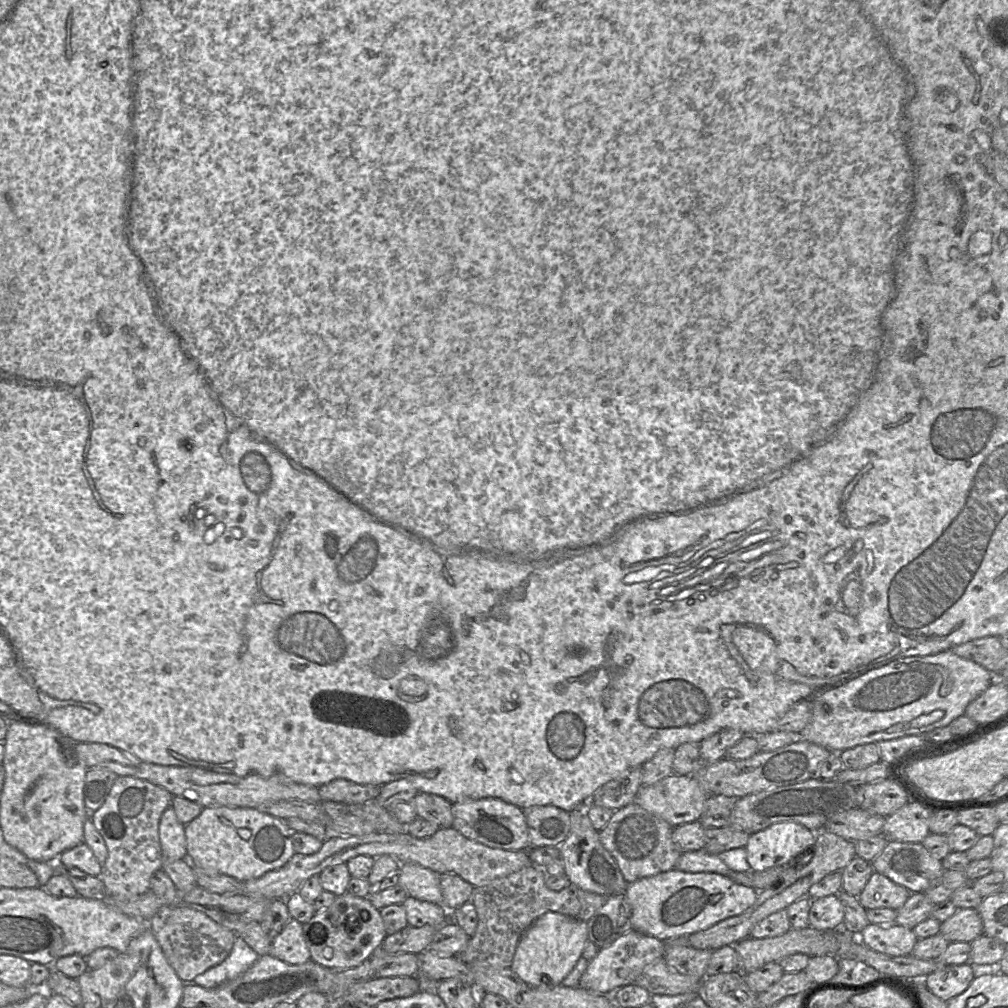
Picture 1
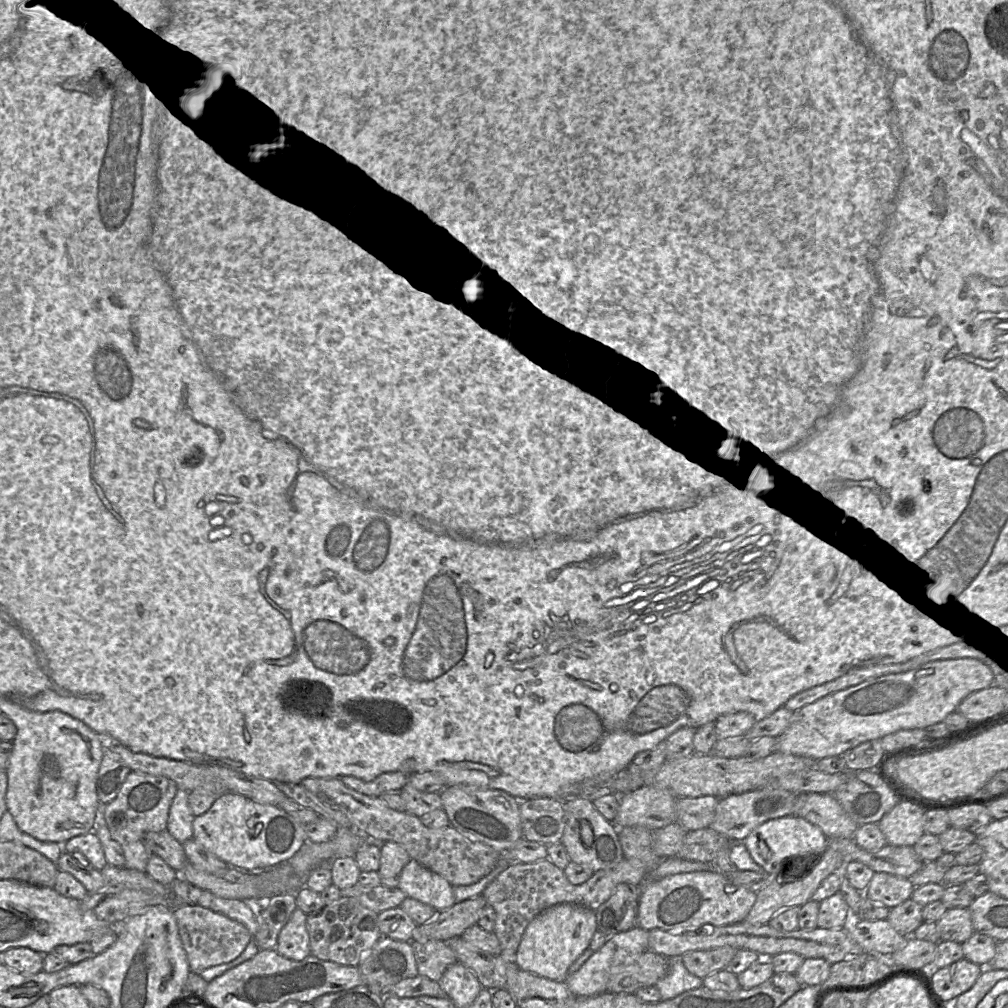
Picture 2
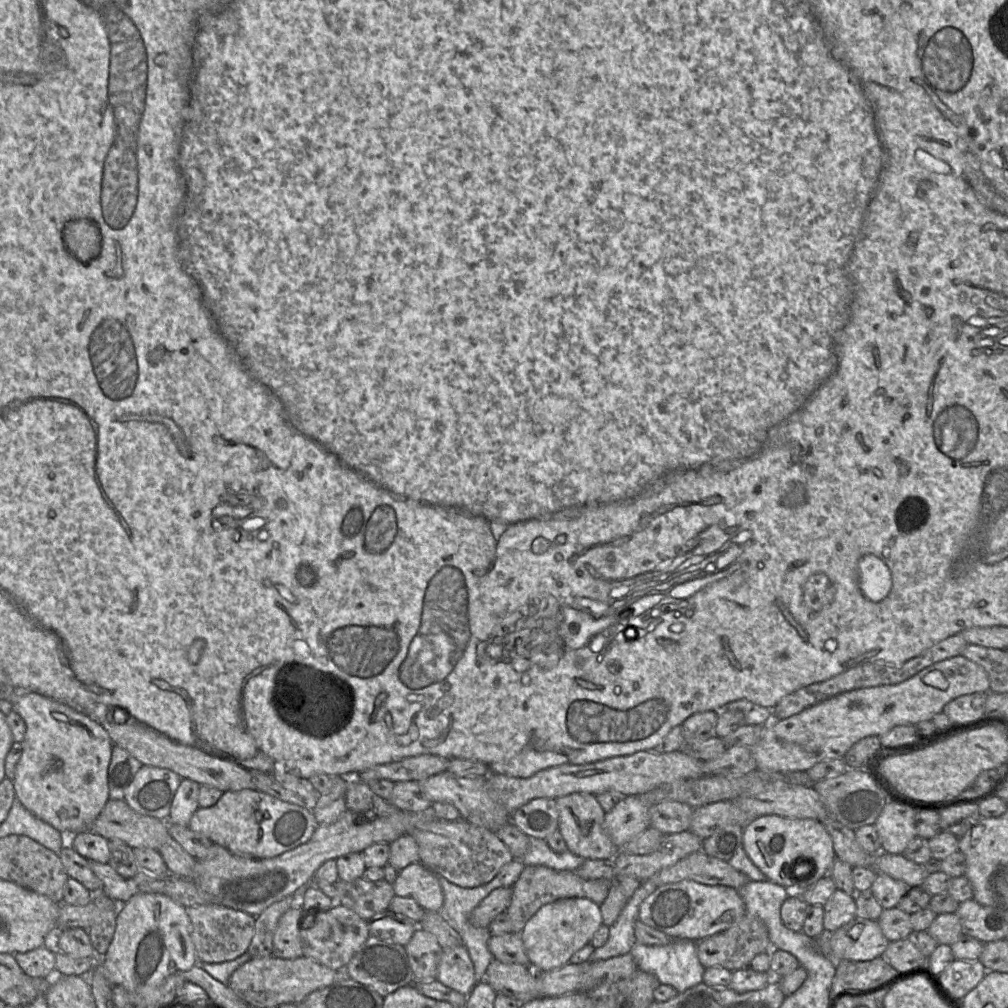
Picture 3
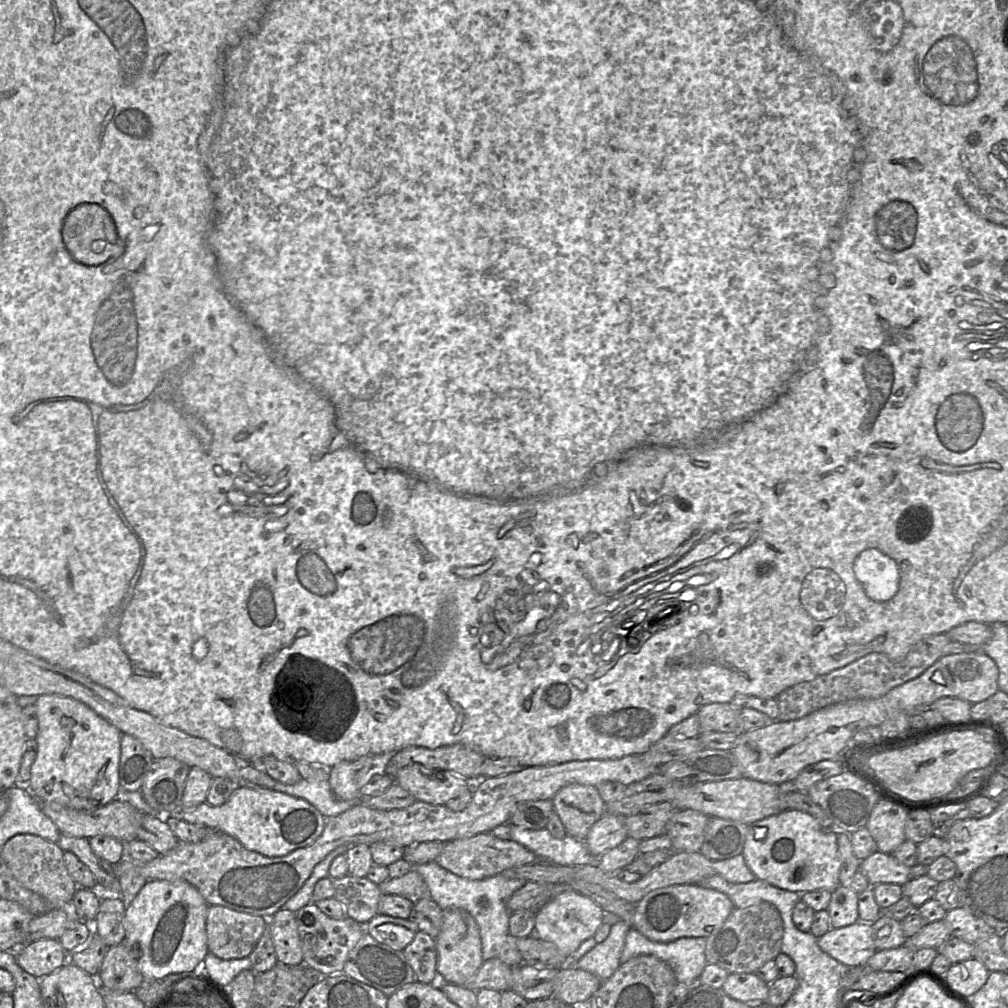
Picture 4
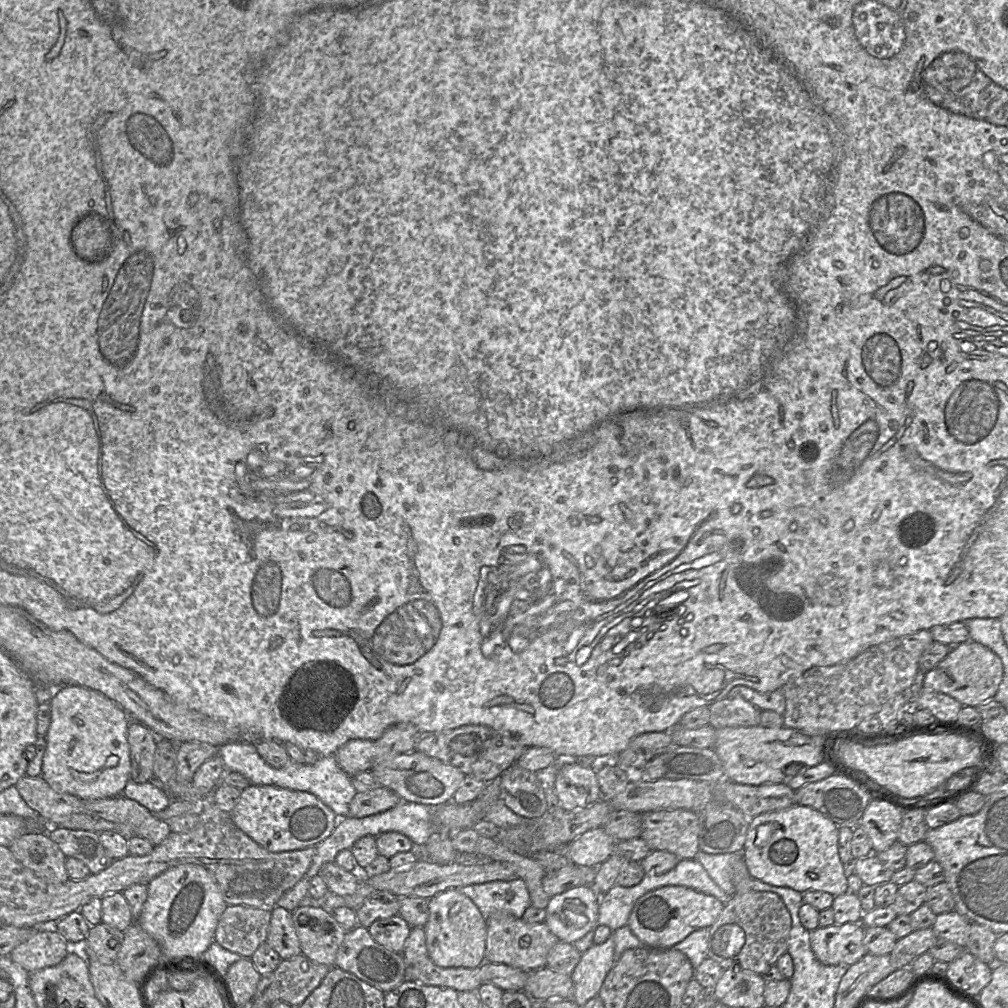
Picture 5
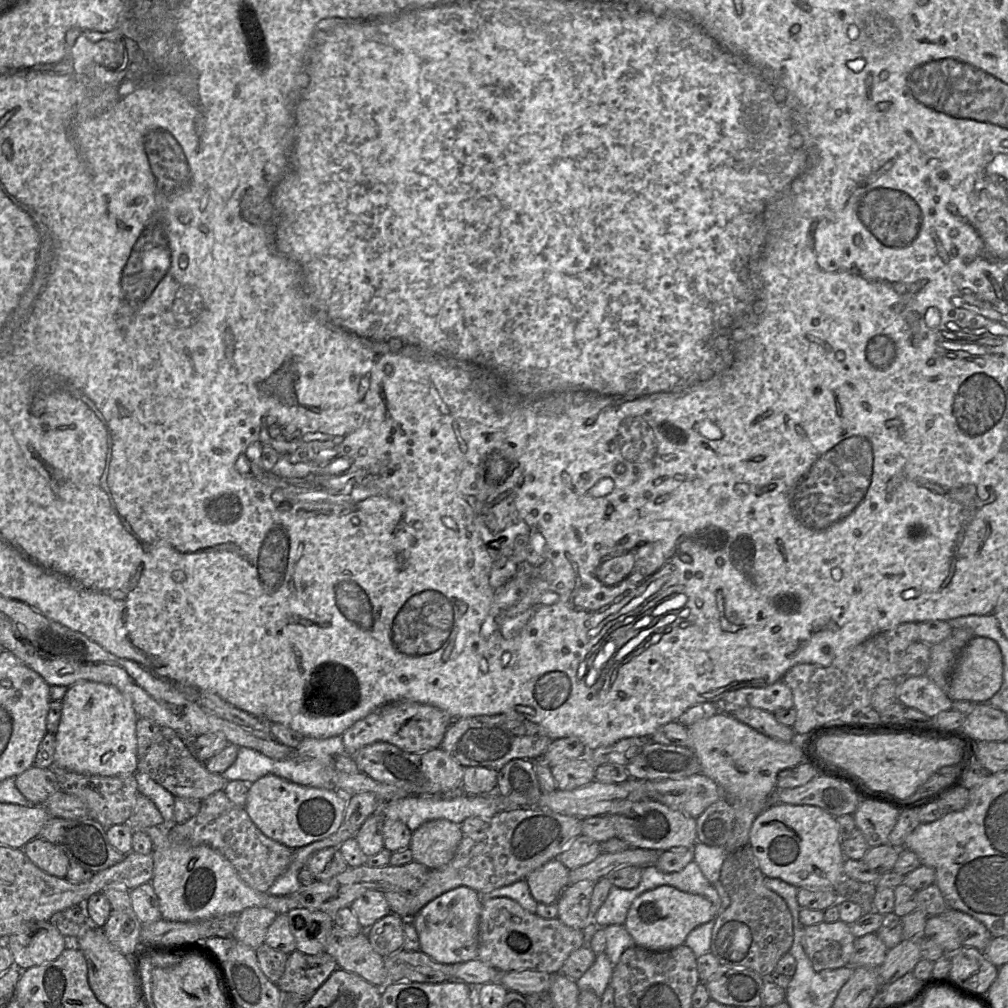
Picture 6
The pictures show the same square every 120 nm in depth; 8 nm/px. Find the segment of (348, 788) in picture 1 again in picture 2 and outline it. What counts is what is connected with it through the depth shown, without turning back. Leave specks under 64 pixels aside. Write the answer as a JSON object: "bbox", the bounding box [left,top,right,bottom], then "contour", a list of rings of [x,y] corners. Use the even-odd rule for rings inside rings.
{"bbox":[340,772,411,797],"contour":[[[387,772],[371,781],[364,781],[353,776],[343,776],[340,779],[349,788],[367,796],[379,797],[385,792],[398,792],[408,782],[411,774],[403,772]]]}

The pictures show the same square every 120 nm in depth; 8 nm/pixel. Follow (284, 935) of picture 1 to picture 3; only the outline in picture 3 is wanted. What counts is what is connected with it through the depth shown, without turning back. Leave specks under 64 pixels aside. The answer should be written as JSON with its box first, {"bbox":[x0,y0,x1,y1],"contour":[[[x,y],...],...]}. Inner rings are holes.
{"bbox":[273,906,304,959],"contour":[[[292,906],[279,919],[273,937],[273,956],[294,959],[304,956],[300,937],[302,909]]]}

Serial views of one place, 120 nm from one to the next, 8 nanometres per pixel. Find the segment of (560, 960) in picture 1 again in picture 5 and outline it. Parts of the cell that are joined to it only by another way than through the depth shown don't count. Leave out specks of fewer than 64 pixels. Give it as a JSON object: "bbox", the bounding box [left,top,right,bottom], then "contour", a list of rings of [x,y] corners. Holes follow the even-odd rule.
{"bbox":[544,885,600,943],"contour":[[[580,885],[550,897],[544,923],[559,941],[574,943],[598,925],[600,894],[592,885]]]}

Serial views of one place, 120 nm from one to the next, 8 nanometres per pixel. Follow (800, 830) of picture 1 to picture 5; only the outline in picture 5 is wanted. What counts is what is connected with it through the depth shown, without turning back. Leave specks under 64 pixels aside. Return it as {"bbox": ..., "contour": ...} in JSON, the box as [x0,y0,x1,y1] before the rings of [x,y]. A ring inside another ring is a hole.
{"bbox":[743,804,850,897],"contour":[[[794,804],[750,819],[743,858],[752,878],[801,893],[816,890],[836,897],[850,891],[838,852],[838,832],[838,825],[821,812]]]}

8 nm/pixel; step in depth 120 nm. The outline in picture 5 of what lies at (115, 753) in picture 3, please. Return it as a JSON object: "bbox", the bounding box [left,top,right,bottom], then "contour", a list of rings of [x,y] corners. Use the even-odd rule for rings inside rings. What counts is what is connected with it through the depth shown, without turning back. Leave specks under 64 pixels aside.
{"bbox":[127,721,158,783],"contour":[[[130,721],[127,729],[129,779],[135,783],[151,781],[157,739],[158,737],[148,727],[137,721]]]}

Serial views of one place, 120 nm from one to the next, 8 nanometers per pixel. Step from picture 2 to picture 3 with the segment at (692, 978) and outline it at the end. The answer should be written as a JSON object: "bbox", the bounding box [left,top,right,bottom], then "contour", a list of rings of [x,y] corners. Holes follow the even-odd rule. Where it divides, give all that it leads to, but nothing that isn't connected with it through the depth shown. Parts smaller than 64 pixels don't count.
{"bbox":[629,940,706,993],"contour":[[[673,940],[667,945],[635,943],[629,952],[639,970],[653,974],[660,984],[672,986],[678,993],[703,982],[706,968],[697,956],[692,940]]]}

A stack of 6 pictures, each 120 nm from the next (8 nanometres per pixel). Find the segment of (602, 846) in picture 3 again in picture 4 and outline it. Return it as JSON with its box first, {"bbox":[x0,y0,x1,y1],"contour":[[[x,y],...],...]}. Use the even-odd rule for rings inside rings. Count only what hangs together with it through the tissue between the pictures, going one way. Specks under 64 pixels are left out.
{"bbox":[552,784,605,841],"contour":[[[568,784],[554,795],[552,802],[567,834],[581,841],[605,811],[605,803],[592,785]]]}

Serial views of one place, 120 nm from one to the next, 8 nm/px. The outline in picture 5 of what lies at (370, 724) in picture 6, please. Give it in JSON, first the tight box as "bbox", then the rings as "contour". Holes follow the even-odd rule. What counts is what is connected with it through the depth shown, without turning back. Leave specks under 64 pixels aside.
{"bbox":[335,724,423,777],"contour":[[[398,724],[388,728],[376,740],[354,739],[342,745],[335,754],[340,768],[350,777],[371,771],[374,765],[398,754],[415,750],[423,734],[411,724]]]}

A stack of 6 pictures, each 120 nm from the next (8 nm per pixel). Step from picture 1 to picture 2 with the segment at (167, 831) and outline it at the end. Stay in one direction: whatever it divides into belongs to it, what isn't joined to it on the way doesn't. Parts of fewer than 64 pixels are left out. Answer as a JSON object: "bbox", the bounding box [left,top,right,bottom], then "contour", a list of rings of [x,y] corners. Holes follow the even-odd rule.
{"bbox":[166,789,194,845],"contour":[[[178,789],[169,807],[166,830],[181,845],[192,838],[194,816],[188,804],[189,792]]]}

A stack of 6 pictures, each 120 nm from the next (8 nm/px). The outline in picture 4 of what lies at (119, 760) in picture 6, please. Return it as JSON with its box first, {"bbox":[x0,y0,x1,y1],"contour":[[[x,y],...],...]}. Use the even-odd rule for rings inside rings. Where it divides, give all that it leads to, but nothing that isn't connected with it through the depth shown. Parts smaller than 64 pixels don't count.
{"bbox":[27,695,122,810],"contour":[[[40,695],[34,705],[38,717],[35,737],[37,748],[27,783],[32,795],[39,801],[55,802],[77,810],[93,810],[113,801],[119,789],[118,766],[122,733],[87,705],[67,696]]]}

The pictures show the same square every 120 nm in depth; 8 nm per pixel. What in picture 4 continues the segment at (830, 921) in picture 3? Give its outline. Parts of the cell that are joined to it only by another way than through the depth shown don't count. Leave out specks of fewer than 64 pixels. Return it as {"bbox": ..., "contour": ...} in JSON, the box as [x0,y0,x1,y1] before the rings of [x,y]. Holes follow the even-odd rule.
{"bbox":[827,885,859,928],"contour":[[[839,885],[832,891],[827,911],[831,928],[841,928],[856,923],[859,921],[858,893],[850,886]]]}

